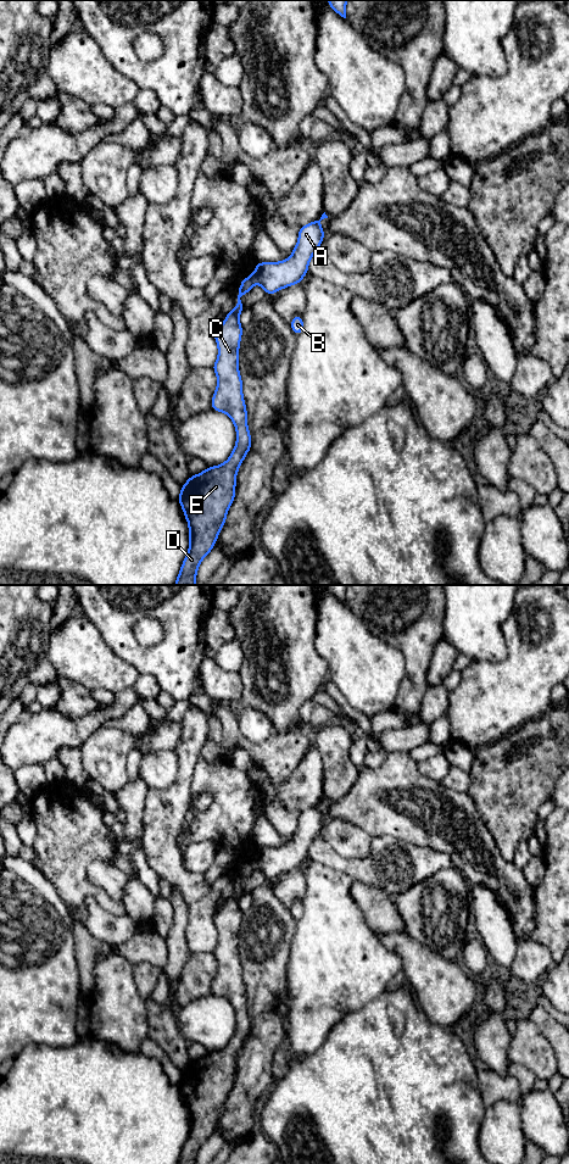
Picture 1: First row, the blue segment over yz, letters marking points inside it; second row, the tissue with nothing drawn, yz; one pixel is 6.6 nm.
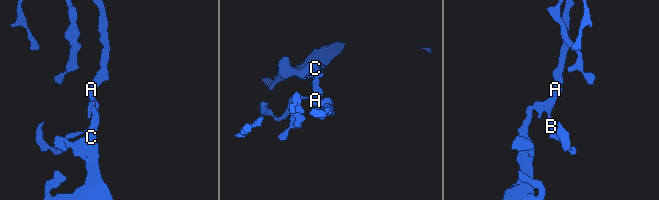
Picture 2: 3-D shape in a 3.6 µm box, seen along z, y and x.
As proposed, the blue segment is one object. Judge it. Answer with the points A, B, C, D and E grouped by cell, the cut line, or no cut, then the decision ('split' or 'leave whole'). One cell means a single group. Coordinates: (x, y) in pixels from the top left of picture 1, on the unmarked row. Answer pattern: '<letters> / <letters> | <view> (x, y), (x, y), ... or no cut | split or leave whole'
A B / C D E | yz (250, 862), (254, 868) | split

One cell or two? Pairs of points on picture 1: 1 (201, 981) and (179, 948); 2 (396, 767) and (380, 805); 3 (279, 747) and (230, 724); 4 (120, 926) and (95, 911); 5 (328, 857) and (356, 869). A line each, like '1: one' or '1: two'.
1: two
2: one
3: one
4: one
5: one

